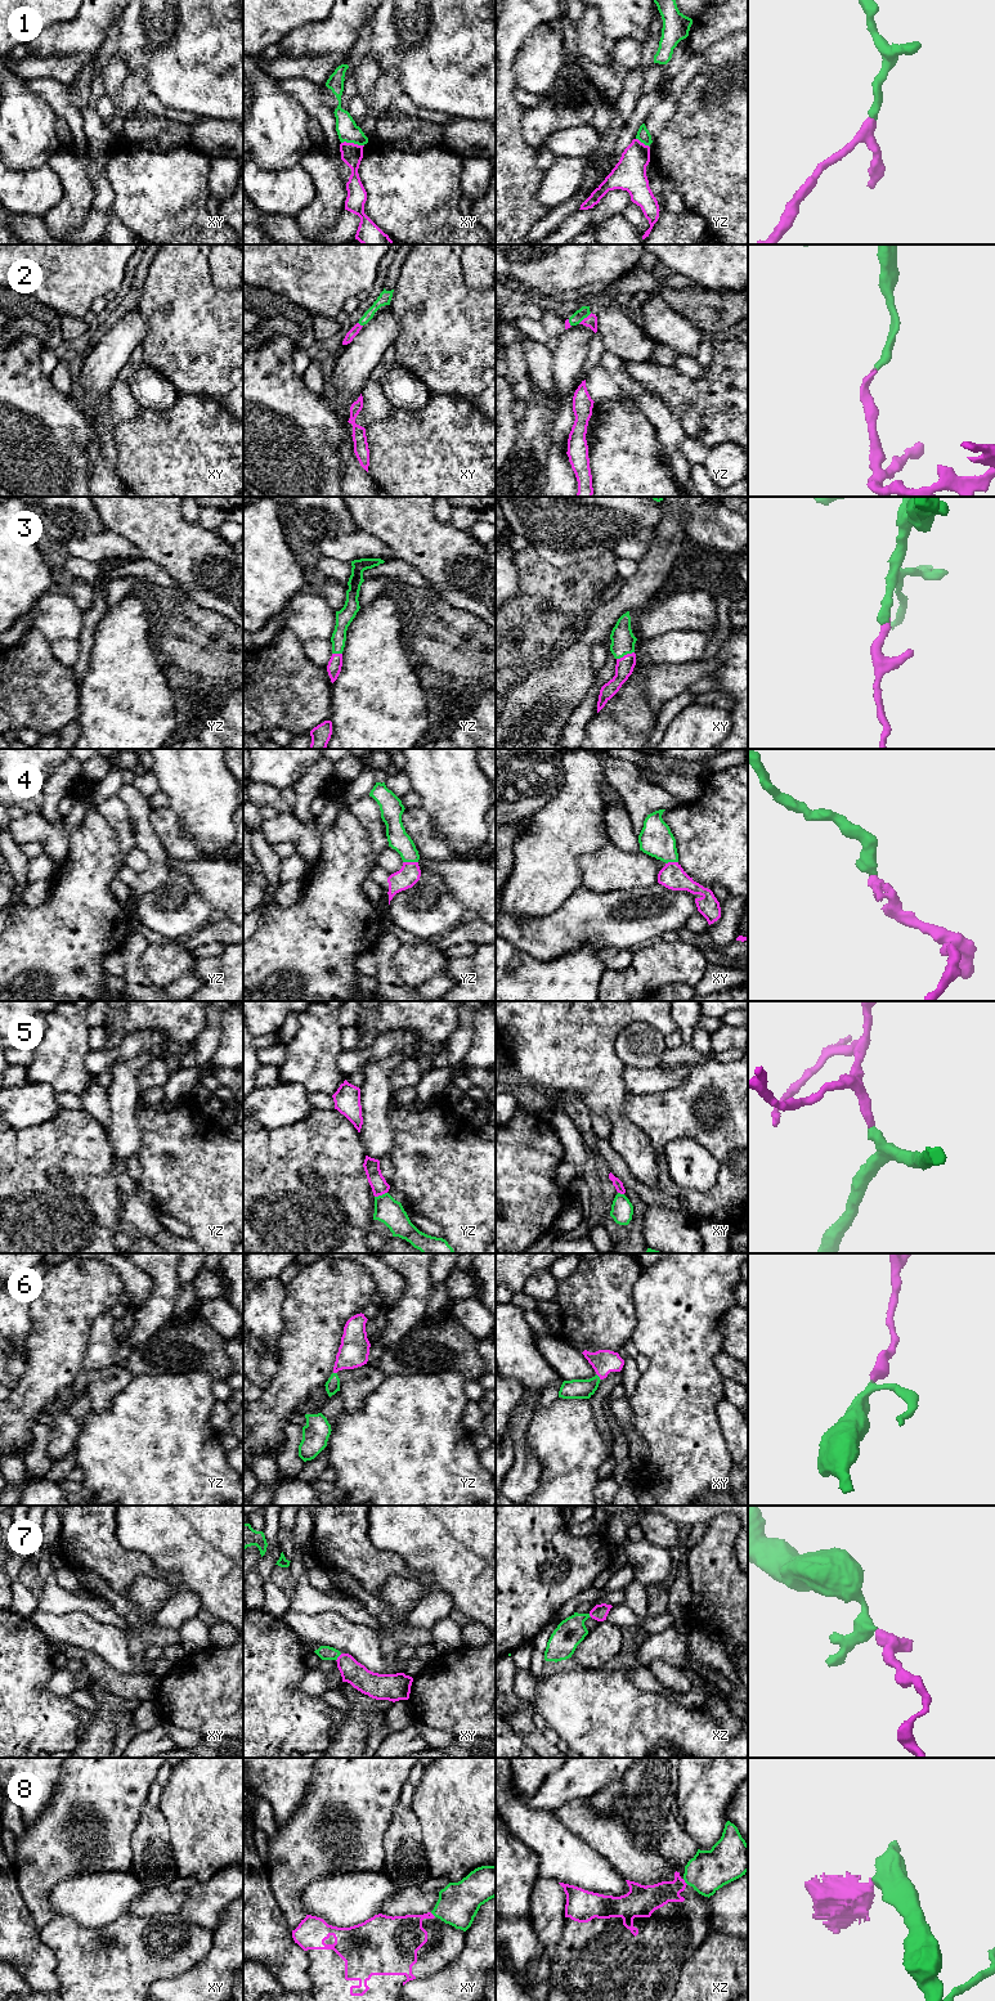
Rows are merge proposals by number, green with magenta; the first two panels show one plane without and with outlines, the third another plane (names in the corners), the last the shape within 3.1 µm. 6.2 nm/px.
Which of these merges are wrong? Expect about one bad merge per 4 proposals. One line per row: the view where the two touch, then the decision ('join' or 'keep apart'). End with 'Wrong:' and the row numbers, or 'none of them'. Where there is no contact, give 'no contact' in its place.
1: meets green in xy; join
2: meets green in yz; join
3: meets green in xy; join
4: meets green in yz; join
5: meets green in yz; join
6: meets green in xy; join
7: meets green in xy; join
8: meets green in xz; keep apart
Wrong: 8

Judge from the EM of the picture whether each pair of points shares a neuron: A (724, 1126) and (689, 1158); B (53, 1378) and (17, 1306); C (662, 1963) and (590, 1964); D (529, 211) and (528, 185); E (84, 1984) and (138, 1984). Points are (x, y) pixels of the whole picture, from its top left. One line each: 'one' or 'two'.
A: two
B: two
C: one
D: one
E: one

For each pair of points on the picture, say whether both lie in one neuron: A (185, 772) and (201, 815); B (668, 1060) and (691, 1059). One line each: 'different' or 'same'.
A: same
B: same

